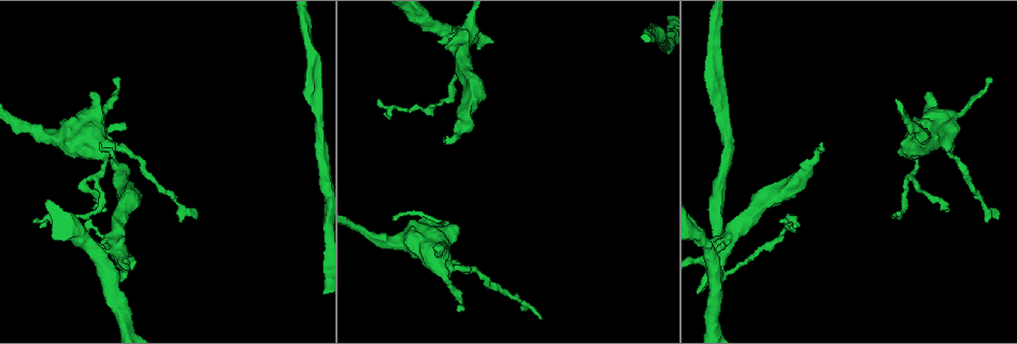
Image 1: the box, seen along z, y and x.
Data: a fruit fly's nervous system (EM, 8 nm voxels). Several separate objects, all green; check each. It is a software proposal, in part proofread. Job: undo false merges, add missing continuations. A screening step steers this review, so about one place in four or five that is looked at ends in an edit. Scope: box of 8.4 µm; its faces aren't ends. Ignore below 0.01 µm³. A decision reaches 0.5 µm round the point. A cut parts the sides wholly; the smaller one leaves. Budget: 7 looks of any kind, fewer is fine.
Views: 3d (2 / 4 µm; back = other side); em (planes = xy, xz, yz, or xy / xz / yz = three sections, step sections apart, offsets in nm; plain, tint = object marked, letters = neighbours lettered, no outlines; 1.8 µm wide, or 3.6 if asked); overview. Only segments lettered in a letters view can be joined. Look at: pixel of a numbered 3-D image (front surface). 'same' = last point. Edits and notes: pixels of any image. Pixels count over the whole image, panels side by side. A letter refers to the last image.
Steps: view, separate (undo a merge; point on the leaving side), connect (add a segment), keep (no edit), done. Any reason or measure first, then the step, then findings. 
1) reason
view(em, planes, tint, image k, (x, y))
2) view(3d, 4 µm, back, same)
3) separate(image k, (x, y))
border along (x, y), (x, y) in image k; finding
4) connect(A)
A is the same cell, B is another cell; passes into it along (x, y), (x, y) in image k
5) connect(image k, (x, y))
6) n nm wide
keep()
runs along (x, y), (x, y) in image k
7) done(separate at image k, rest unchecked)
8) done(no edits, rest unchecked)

long arm stops here
view(3d, 4 µm, image 1, (379, 99))

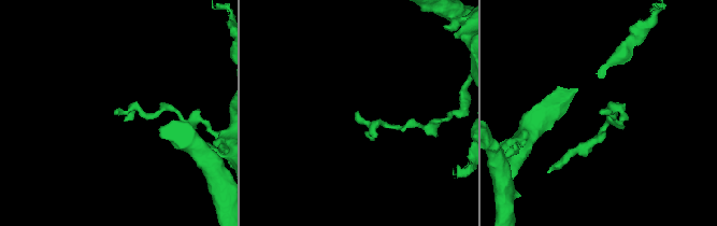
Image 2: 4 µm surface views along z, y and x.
view(em, yz, step 4, tint, image 2, (602, 112))

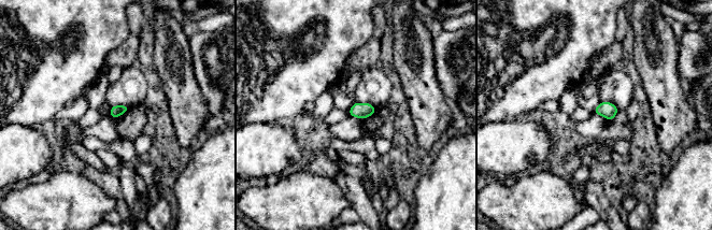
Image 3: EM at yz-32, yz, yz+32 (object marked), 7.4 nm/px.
cut it another way
view(em, planes, letters, same)

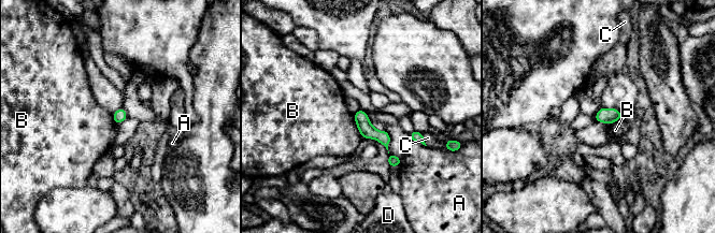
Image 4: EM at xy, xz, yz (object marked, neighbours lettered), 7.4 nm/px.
keep()
A, B, C and D are other cells; runs along (357, 115), (373, 133), (386, 143) in image 4; no lettered segment goes on from it

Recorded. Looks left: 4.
branch stops here
view(3d, 2 µm, image 1, (929, 93))

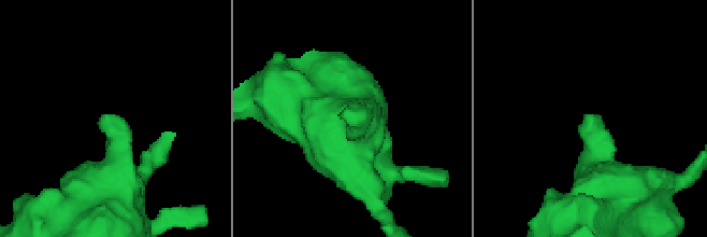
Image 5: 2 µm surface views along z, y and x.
view(em, 3.6 µm, xy, step 16, tint, image 5, (585, 114))

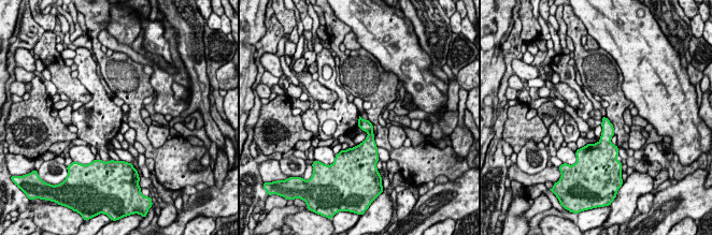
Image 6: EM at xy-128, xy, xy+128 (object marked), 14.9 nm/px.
another direction
view(em, 3.6 µm, planes, letters, same)

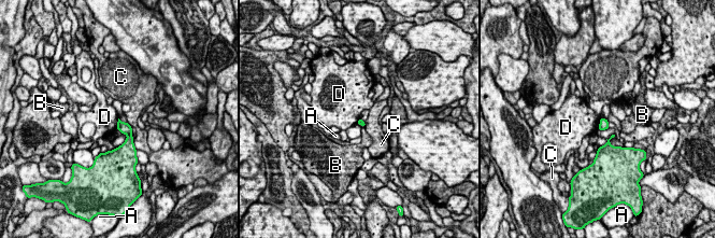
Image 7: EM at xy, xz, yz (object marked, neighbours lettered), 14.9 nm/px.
keep()
A, B, C and D are other cells; border along (600, 118), (598, 129) in image 7; none of them fits

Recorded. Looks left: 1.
done(no edits, rest unchecked)

